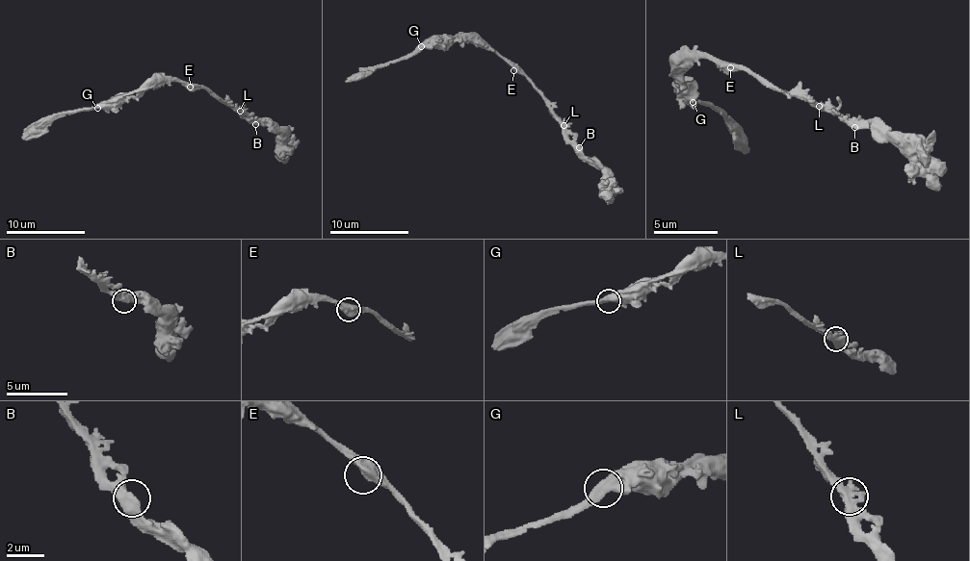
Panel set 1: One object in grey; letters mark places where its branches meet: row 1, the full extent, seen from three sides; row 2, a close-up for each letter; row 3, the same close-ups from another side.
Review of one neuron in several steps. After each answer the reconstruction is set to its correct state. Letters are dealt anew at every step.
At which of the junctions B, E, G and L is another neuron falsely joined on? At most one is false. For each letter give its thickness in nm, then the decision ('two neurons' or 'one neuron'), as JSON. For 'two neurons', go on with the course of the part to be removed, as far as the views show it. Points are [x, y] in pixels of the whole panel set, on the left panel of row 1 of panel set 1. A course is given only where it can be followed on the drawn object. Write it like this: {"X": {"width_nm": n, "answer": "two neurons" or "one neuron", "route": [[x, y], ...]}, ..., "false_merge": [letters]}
{"B": {"width_nm": 550, "answer": "one neuron"}, "E": {"width_nm": 550, "answer": "one neuron"}, "G": {"width_nm": 500, "answer": "one neuron"}, "L": {"width_nm": 550, "answer": "one neuron"}, "false_merge": []}

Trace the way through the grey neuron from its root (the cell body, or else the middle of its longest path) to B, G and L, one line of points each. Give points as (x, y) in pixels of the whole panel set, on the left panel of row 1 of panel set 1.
B: (184, 85), (202, 85), (222, 102), (229, 102), (242, 110), (255, 124)
G: (184, 85), (178, 81), (152, 83), (135, 96), (105, 100), (97, 108)
L: (184, 85), (202, 85), (222, 102), (231, 102), (239, 110)

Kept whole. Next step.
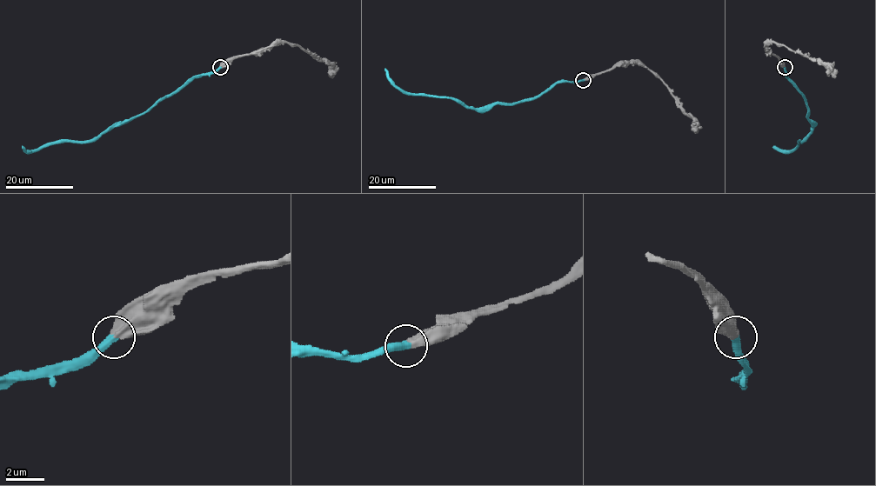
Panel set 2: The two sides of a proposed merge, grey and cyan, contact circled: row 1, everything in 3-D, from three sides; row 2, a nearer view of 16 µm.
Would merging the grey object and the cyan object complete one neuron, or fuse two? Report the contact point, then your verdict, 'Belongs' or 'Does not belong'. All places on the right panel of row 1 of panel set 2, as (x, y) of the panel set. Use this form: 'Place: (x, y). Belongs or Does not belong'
Place: (785, 67). Belongs

